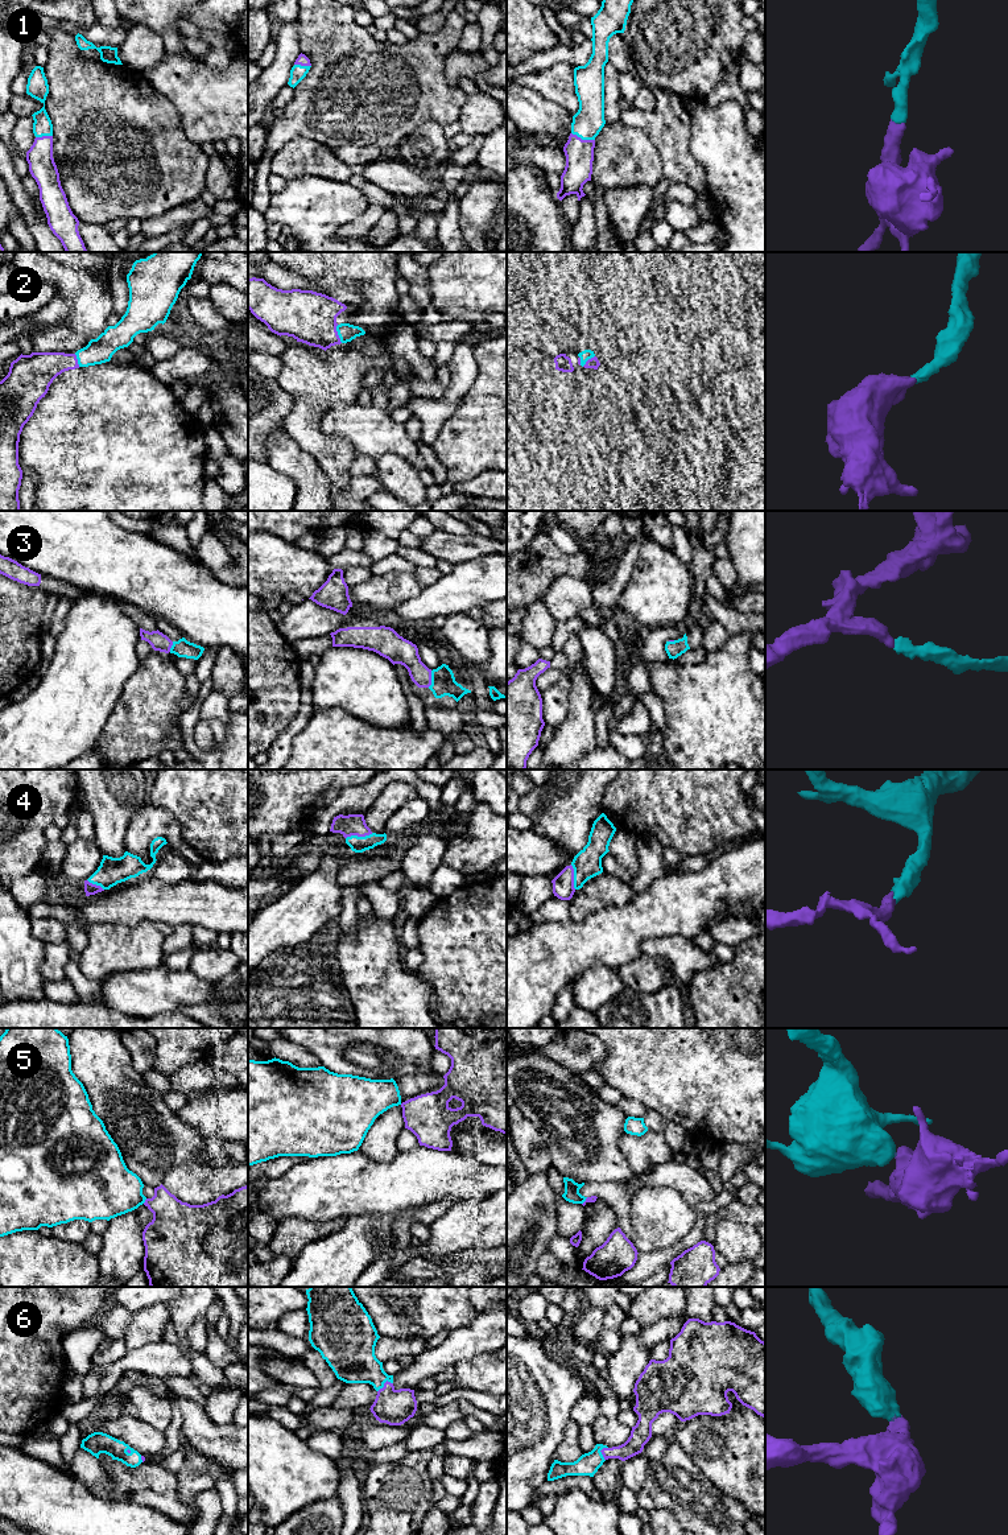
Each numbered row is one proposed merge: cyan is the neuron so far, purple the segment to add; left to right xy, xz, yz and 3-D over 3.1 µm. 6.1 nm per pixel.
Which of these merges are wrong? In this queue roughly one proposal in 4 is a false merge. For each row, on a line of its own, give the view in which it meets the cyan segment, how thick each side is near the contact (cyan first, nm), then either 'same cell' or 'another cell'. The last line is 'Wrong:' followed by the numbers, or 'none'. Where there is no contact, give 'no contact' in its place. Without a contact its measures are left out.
1: meets cyan in yz; 180 nm thick on the cyan side, 180 nm on the other; same cell
2: meets cyan in yz; 70 nm thick on the cyan side, 70 nm on the other; same cell
3: meets cyan in xz; 150 nm thick on the cyan side, 160 nm on the other; same cell
4: meets cyan in xz; 100 nm thick on the cyan side, 130 nm on the other; same cell
5: meets cyan in xy; 360 nm thick on the cyan side, 300 nm on the other; another cell
6: meets cyan in xz; 280 nm thick on the cyan side, 220 nm on the other; same cell
Wrong: 5

